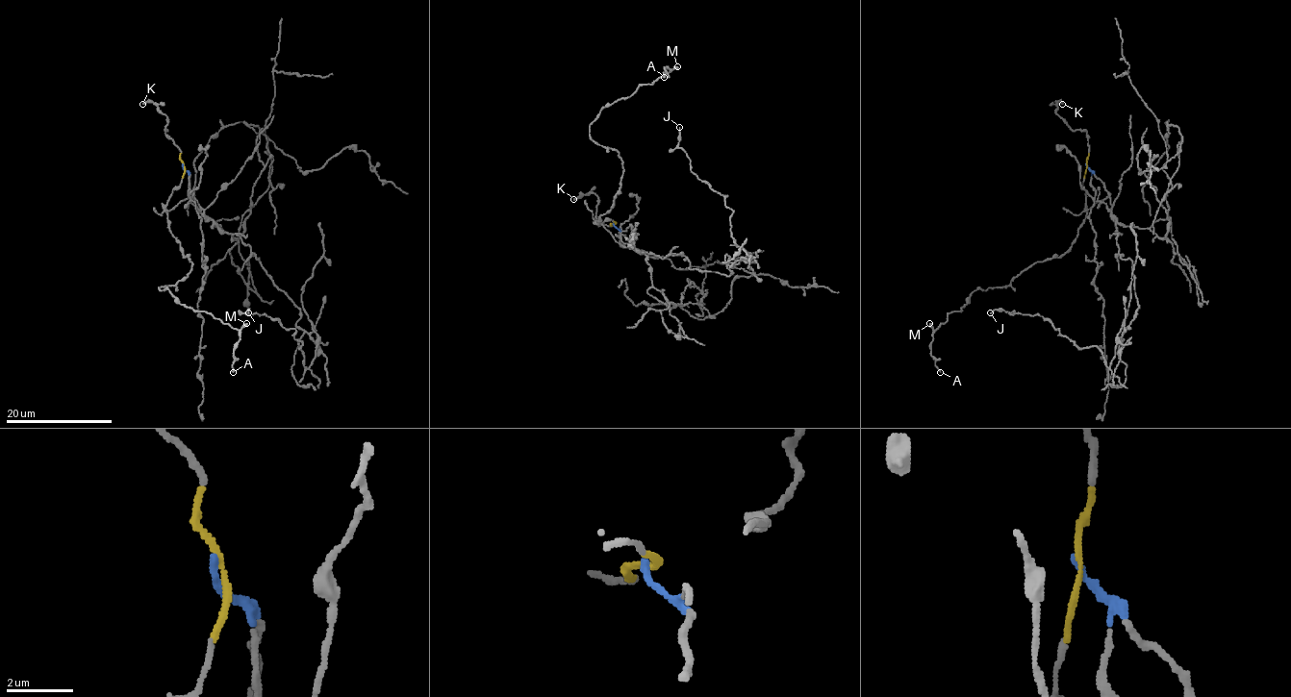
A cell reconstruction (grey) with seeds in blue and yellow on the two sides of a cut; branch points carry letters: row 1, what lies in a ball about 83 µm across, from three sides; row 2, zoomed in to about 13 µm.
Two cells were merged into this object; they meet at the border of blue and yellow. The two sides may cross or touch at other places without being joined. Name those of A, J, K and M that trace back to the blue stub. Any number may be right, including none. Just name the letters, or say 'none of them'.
J

